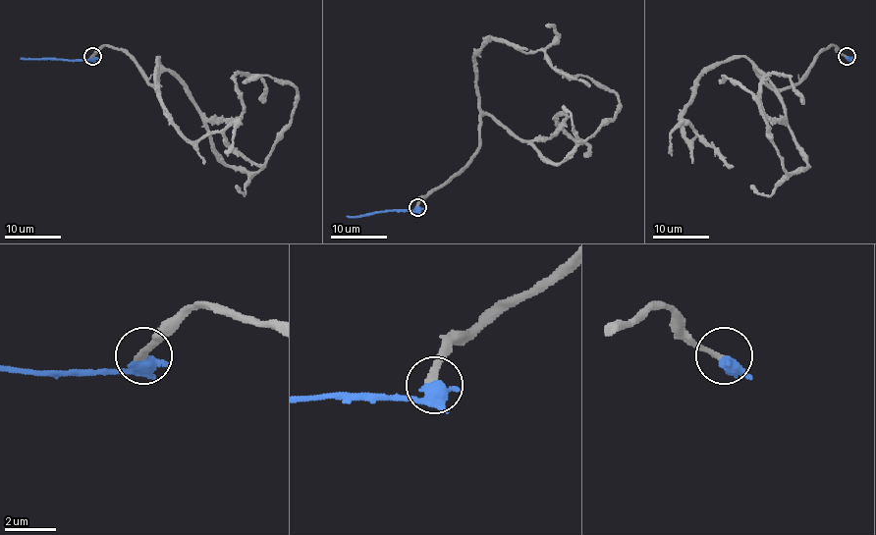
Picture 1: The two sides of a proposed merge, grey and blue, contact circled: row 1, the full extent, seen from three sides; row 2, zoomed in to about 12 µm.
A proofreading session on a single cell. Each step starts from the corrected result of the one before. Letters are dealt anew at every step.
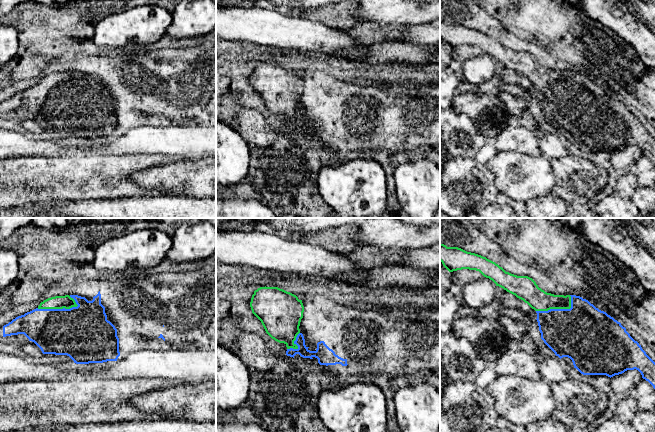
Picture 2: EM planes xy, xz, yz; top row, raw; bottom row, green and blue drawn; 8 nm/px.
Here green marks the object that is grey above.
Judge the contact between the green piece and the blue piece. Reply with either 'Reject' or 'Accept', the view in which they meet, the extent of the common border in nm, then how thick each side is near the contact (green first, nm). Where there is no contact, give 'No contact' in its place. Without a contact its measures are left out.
Accept. Touches green in xy. Shared border 340 nm. Thickness 110 nm (green) against 400 nm

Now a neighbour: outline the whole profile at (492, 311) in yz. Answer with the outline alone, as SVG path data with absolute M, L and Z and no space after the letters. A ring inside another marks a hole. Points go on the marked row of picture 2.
M494 300L489 305L484 306L478 310L479 316L487 319L497 320L500 316L501 307L501 303L498 300Z

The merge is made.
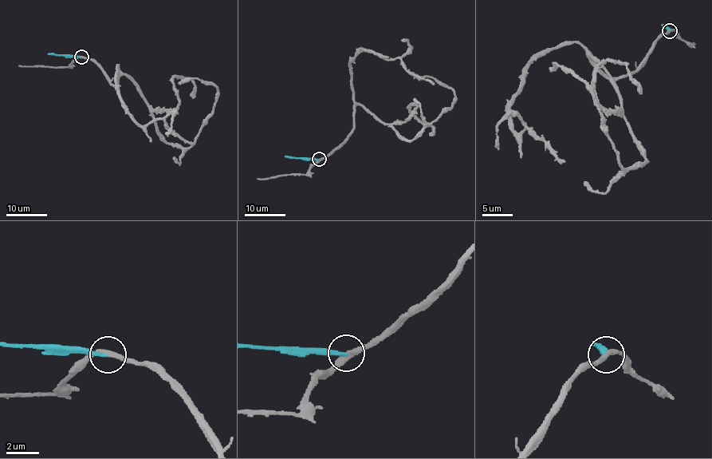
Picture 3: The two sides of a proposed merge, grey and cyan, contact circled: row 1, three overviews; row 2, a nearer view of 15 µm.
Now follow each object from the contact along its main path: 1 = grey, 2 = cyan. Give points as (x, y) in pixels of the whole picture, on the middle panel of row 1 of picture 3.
1: (319, 160), (346, 139), (358, 104), (412, 140), (451, 108), (454, 92), (450, 88), (431, 77), (414, 78)
2: (319, 160), (285, 156)

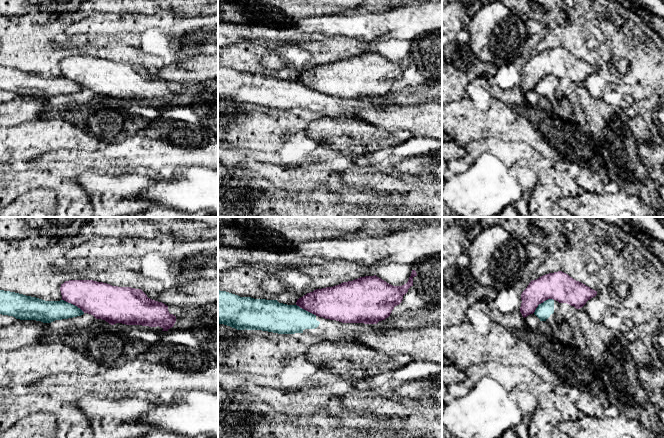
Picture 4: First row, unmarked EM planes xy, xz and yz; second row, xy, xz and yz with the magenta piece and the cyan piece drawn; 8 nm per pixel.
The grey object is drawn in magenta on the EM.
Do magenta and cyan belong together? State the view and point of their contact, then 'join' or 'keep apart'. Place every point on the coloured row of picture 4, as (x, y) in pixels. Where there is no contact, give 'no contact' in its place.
yz (542, 302) | keep apart

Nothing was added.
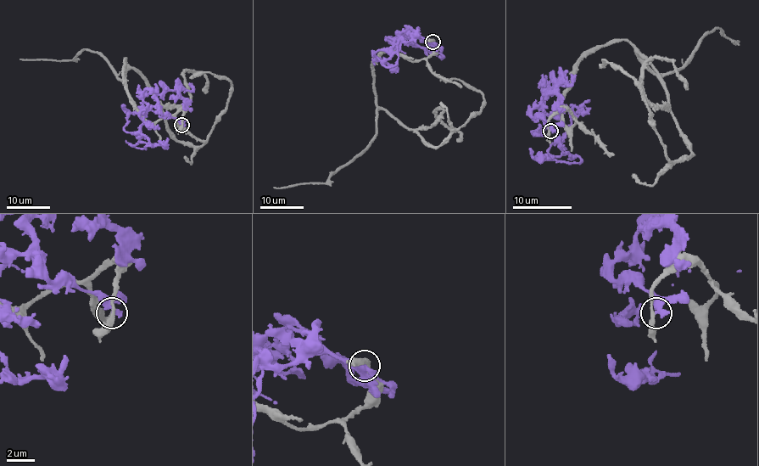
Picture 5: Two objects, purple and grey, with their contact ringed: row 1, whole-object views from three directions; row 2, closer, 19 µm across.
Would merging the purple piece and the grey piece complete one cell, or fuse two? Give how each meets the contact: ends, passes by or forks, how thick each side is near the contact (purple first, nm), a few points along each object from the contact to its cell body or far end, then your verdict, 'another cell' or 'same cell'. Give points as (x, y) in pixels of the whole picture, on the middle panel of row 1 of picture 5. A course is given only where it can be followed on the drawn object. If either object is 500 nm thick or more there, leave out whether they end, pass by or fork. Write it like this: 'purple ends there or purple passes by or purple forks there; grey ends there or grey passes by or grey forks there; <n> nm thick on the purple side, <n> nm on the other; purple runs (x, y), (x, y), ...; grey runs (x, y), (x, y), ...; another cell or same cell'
550 nm thick on the purple side, 240 nm on the other; purple runs (432, 41), (412, 29), (390, 37), (390, 48), (375, 54), (393, 68), (391, 72); grey runs (433, 41), (424, 58), (386, 51), (375, 60), (376, 103), (438, 146), (484, 101), (459, 80), (440, 81); another cell

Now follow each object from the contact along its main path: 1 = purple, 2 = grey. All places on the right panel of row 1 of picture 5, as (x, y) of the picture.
1: (549, 130), (546, 121), (532, 115), (535, 106), (559, 140), (589, 100)
2: (549, 130), (575, 120), (577, 64), (626, 39), (692, 155), (672, 161), (642, 87), (605, 67)

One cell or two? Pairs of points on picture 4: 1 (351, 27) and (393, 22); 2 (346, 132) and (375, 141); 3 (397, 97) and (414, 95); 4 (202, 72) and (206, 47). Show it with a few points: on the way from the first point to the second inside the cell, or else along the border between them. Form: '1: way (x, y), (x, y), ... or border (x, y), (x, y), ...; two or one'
1: way (361, 27), (383, 25); one
2: way (353, 135), (368, 138); one
3: way (401, 97), (410, 95); one
4: border (207, 54), (195, 54), (188, 57); two

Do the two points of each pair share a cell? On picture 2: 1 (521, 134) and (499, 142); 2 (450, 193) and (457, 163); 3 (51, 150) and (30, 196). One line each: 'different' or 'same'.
1: same
2: same
3: different

